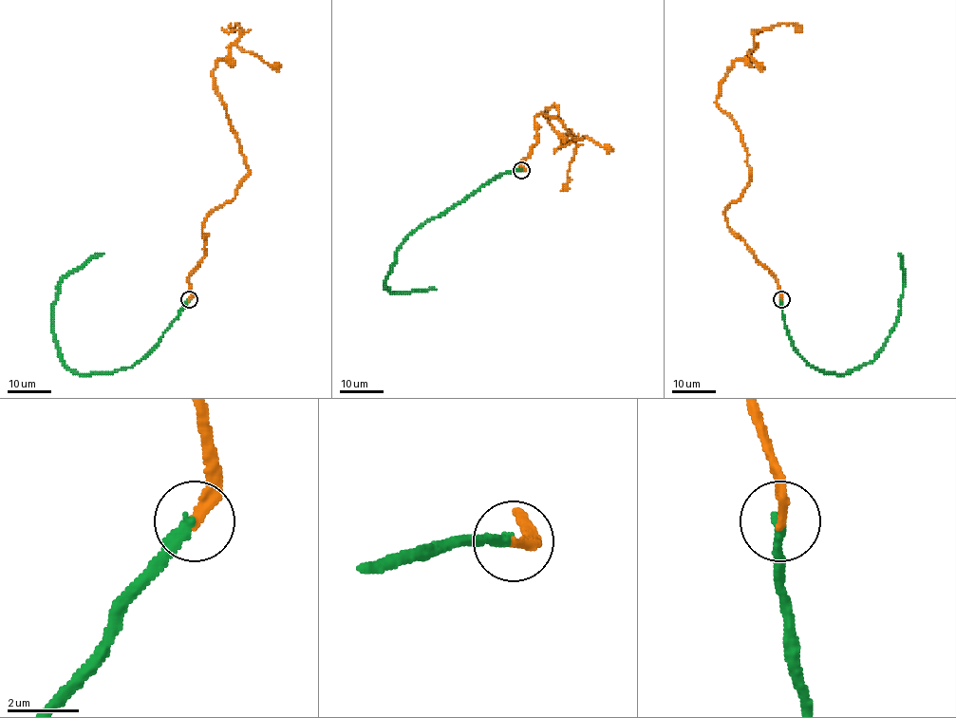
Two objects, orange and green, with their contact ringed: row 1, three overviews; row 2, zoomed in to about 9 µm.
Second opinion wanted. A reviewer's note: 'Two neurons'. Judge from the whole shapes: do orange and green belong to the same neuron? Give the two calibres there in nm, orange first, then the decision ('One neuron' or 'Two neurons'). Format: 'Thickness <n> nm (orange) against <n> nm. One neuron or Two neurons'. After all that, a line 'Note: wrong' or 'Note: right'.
Thickness 320 nm (orange) against 320 nm. One neuron
Note: wrong

